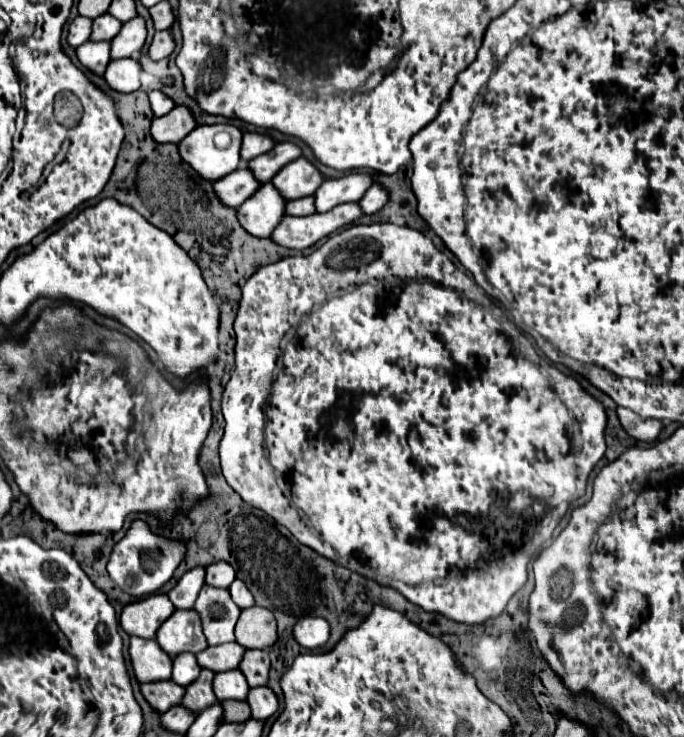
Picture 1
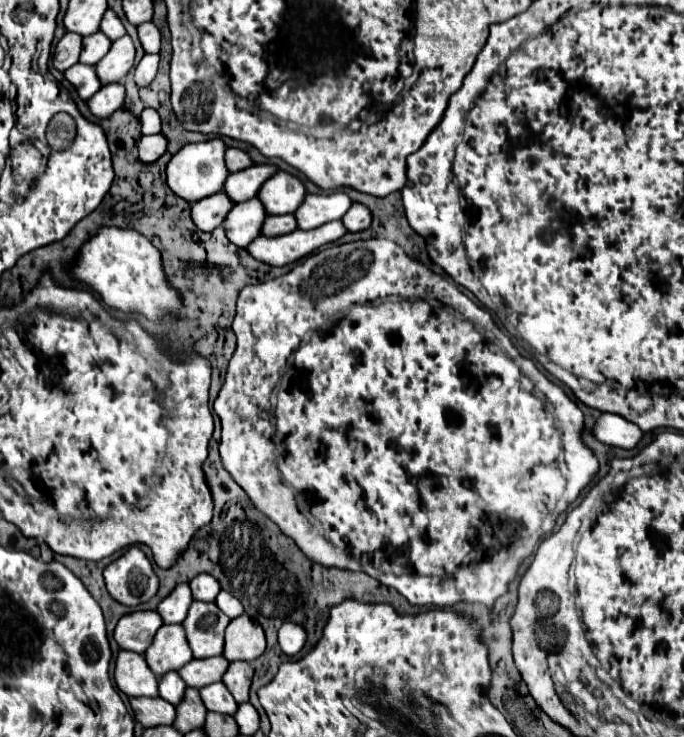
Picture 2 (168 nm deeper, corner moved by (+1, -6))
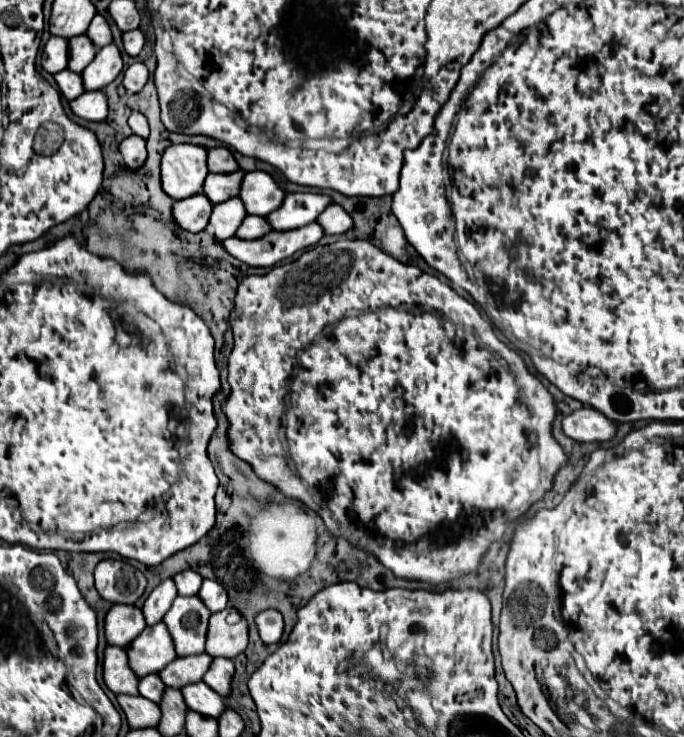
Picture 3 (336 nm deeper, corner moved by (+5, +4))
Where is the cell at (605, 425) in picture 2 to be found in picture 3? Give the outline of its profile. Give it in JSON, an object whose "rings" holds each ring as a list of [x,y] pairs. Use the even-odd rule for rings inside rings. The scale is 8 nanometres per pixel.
{"rings":[[[583,407],[571,415],[565,415],[561,429],[567,437],[579,443],[609,441],[615,435],[615,423],[593,407]]]}

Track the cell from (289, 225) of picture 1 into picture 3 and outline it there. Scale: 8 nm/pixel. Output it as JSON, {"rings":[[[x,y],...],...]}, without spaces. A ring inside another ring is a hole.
{"rings":[[[309,223],[291,231],[271,231],[253,241],[237,241],[237,237],[229,237],[225,239],[223,249],[249,267],[273,267],[293,253],[315,245],[321,237],[323,229],[319,229],[317,223]]]}

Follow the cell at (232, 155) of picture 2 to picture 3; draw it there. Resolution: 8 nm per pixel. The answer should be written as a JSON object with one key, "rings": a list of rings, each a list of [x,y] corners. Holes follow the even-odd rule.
{"rings":[[[225,147],[209,149],[209,153],[207,153],[207,167],[209,167],[209,173],[233,173],[233,171],[239,169],[239,165],[233,159],[231,151],[225,149]]]}

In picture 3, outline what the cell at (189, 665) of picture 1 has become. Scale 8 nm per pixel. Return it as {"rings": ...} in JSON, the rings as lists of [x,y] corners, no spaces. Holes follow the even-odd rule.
{"rings":[[[155,673],[149,675],[149,677],[139,679],[139,695],[145,697],[145,699],[159,703],[163,691],[165,691],[165,685],[161,685],[161,679]]]}

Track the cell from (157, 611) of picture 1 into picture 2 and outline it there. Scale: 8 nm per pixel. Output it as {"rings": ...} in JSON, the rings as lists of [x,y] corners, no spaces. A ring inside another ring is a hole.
{"rings":[[[133,611],[119,619],[113,637],[121,649],[145,653],[161,625],[163,619],[157,611]]]}

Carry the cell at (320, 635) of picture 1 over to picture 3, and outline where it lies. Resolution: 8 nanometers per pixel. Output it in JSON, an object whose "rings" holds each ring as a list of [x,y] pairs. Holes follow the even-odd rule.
{"rings":[[[265,609],[255,615],[255,625],[263,643],[279,643],[283,633],[283,617],[279,611]]]}

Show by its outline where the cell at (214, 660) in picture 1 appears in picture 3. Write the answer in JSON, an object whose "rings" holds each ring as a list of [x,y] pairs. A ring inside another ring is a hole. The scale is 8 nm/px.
{"rings":[[[207,653],[193,655],[193,657],[177,657],[165,669],[159,671],[159,679],[163,681],[165,687],[181,689],[185,685],[201,681],[201,677],[205,675],[205,669],[209,669],[211,661],[213,659]]]}

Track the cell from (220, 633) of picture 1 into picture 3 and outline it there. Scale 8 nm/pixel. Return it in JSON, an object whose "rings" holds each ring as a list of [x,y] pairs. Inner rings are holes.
{"rings":[[[177,597],[163,617],[175,645],[177,657],[199,655],[205,651],[205,633],[211,613],[197,597]]]}

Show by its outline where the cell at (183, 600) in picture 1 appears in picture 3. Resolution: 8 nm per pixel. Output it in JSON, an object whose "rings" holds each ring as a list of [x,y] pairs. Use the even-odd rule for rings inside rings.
{"rings":[[[165,579],[163,583],[159,583],[151,591],[151,595],[147,597],[147,601],[145,601],[143,609],[141,609],[143,617],[145,617],[145,623],[147,625],[159,623],[165,617],[165,613],[169,611],[169,605],[173,603],[175,597],[177,597],[177,589],[175,589],[171,579]]]}

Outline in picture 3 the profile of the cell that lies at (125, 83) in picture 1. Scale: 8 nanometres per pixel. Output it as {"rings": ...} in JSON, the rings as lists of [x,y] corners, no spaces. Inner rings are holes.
{"rings":[[[103,91],[83,93],[81,97],[73,99],[69,105],[71,105],[71,111],[85,121],[105,121],[107,117],[107,103],[105,103]]]}

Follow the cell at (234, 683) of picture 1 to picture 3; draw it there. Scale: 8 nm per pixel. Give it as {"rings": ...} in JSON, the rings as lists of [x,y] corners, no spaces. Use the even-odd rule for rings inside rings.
{"rings":[[[203,681],[193,683],[193,685],[185,685],[185,689],[181,689],[183,693],[183,701],[187,705],[189,711],[195,711],[203,717],[219,717],[225,711],[223,705],[223,697],[213,693]]]}

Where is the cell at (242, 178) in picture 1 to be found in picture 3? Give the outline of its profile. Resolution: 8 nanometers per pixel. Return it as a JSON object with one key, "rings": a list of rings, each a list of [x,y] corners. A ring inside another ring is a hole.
{"rings":[[[193,195],[173,203],[173,219],[181,229],[189,233],[201,233],[209,223],[211,209],[213,205],[205,195]]]}

